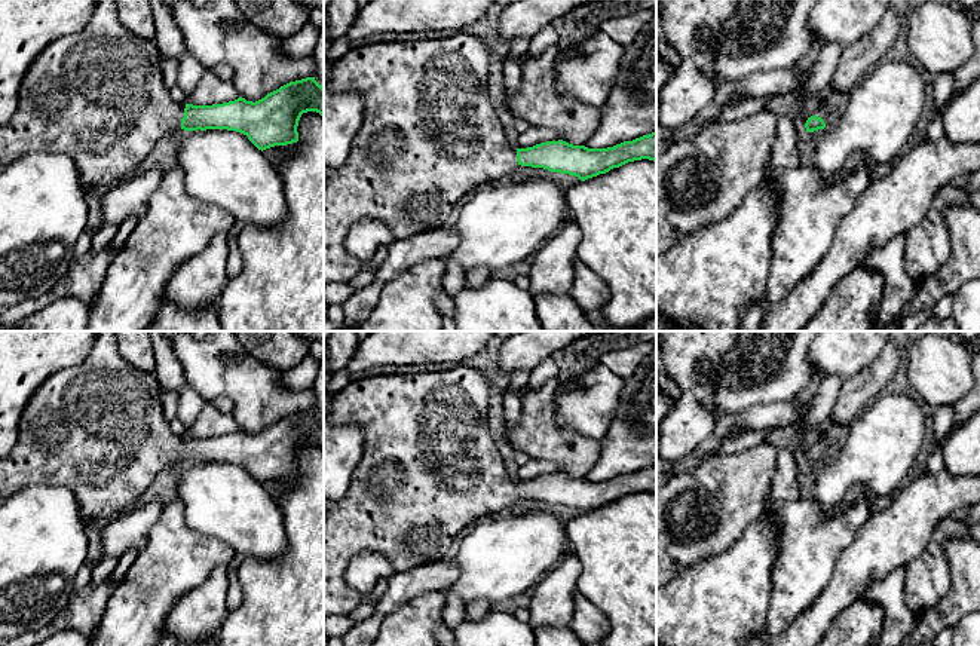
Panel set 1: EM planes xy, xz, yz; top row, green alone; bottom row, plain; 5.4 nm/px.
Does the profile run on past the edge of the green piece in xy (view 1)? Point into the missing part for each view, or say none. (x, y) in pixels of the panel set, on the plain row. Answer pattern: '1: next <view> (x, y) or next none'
1: next xy (97, 428)

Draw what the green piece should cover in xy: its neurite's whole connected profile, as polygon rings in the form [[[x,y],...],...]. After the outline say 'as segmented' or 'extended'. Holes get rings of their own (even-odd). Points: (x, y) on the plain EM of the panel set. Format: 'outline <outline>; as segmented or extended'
outline [[[101,331],[83,362],[56,371],[27,402],[19,419],[18,441],[6,457],[0,457],[0,506],[16,492],[30,486],[64,486],[76,495],[86,521],[102,520],[140,502],[154,477],[163,468],[178,462],[236,463],[246,468],[263,484],[297,475],[297,459],[303,446],[316,444],[324,448],[324,419],[315,410],[290,414],[255,435],[239,429],[223,437],[193,438],[171,431],[163,416],[160,395],[162,389],[154,374],[131,365],[120,355],[116,333]]]; extended

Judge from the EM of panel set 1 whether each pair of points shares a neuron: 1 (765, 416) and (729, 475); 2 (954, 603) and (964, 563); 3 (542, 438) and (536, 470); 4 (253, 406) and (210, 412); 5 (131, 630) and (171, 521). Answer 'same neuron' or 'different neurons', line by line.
1: different neurons
2: same neuron
3: different neurons
4: different neurons
5: same neuron

